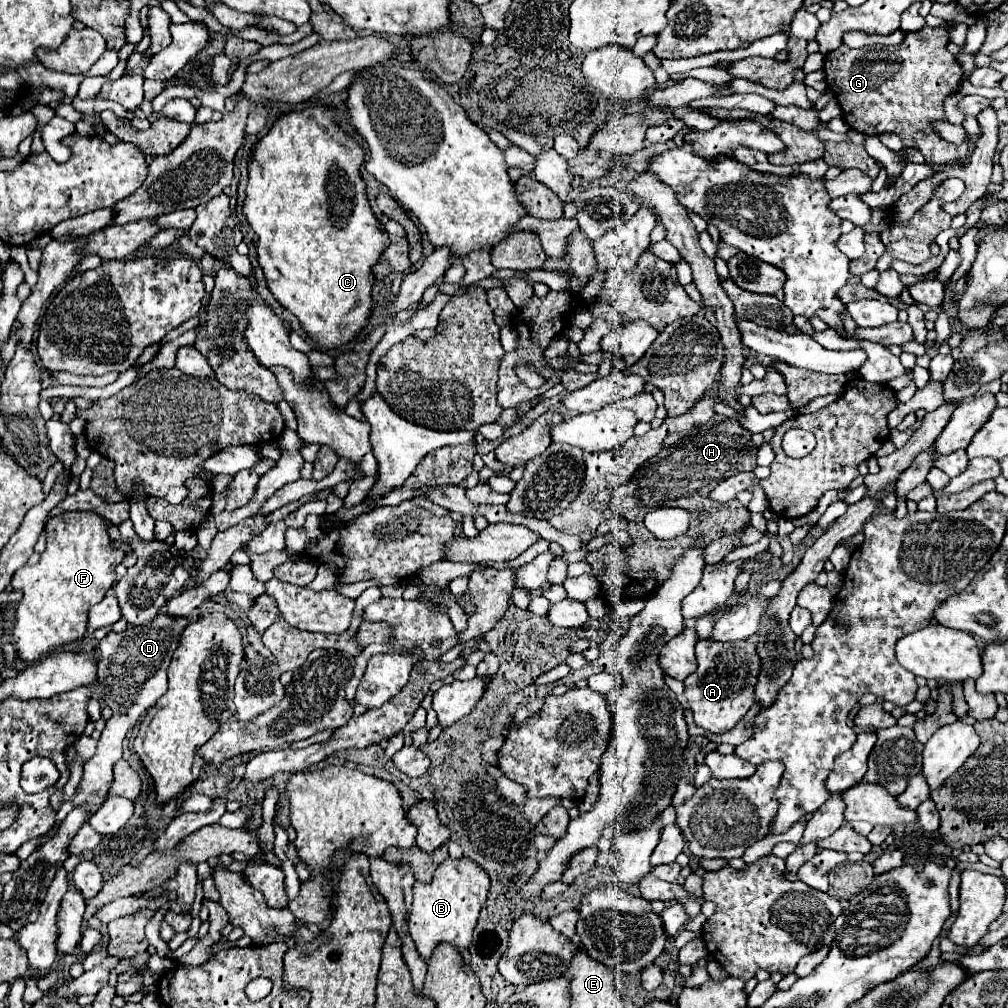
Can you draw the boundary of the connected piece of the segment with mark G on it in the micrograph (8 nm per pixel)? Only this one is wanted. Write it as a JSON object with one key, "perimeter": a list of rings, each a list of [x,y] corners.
{"perimeter":[[[945,22],[937,28],[925,26],[919,32],[907,32],[901,46],[863,46],[855,50],[843,44],[829,52],[823,70],[847,126],[865,136],[895,132],[905,146],[917,146],[927,164],[965,160],[969,154],[969,136],[965,142],[953,144],[943,140],[931,126],[933,120],[945,120],[943,100],[955,94],[963,80],[963,68],[945,50],[953,26],[955,22]]]}

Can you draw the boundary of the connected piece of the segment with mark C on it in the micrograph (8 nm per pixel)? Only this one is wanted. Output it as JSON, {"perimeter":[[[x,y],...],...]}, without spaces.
{"perimeter":[[[313,106],[313,108],[303,108],[303,110],[291,110],[287,114],[281,114],[271,130],[257,142],[255,150],[253,150],[253,158],[249,160],[249,182],[247,182],[247,190],[245,190],[245,204],[243,204],[243,214],[249,222],[249,226],[253,228],[253,232],[259,236],[259,244],[257,244],[257,260],[265,272],[267,278],[267,286],[271,290],[271,294],[275,296],[275,300],[285,306],[293,316],[299,318],[303,330],[321,346],[325,348],[335,348],[341,346],[345,342],[349,342],[357,332],[361,332],[361,328],[365,326],[371,310],[373,310],[373,300],[371,300],[371,286],[375,282],[375,278],[371,276],[371,266],[379,260],[381,252],[389,246],[389,236],[387,232],[381,228],[381,224],[377,226],[377,218],[369,206],[367,194],[365,194],[365,182],[361,178],[361,164],[365,160],[365,152],[359,146],[357,140],[353,140],[335,120],[335,108],[331,106]]]}

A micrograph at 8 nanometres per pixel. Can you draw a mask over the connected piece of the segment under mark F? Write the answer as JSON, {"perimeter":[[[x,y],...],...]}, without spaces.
{"perimeter":[[[65,512],[61,516],[49,518],[47,522],[47,548],[41,554],[41,560],[35,566],[19,568],[11,580],[13,590],[21,590],[23,598],[15,608],[15,622],[11,628],[13,644],[25,662],[37,662],[43,654],[53,648],[77,642],[87,632],[87,612],[95,606],[105,592],[113,586],[115,566],[121,564],[125,552],[111,548],[107,530],[103,526],[103,518],[95,512]]]}

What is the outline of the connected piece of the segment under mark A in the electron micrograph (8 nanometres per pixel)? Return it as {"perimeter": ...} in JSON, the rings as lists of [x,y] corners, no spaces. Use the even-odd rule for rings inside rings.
{"perimeter":[[[703,638],[697,642],[695,654],[699,666],[693,676],[685,678],[685,700],[693,710],[697,726],[711,734],[725,734],[737,726],[755,700],[755,684],[761,670],[757,644],[751,640],[717,642]]]}

